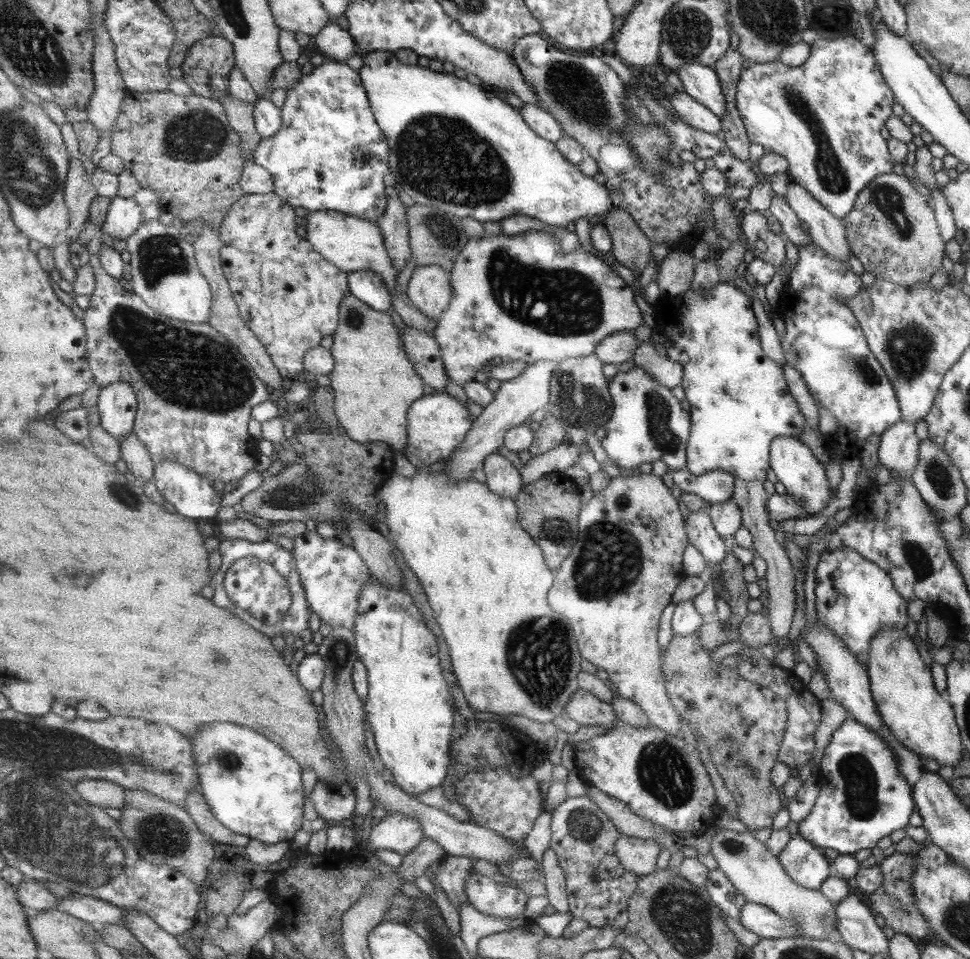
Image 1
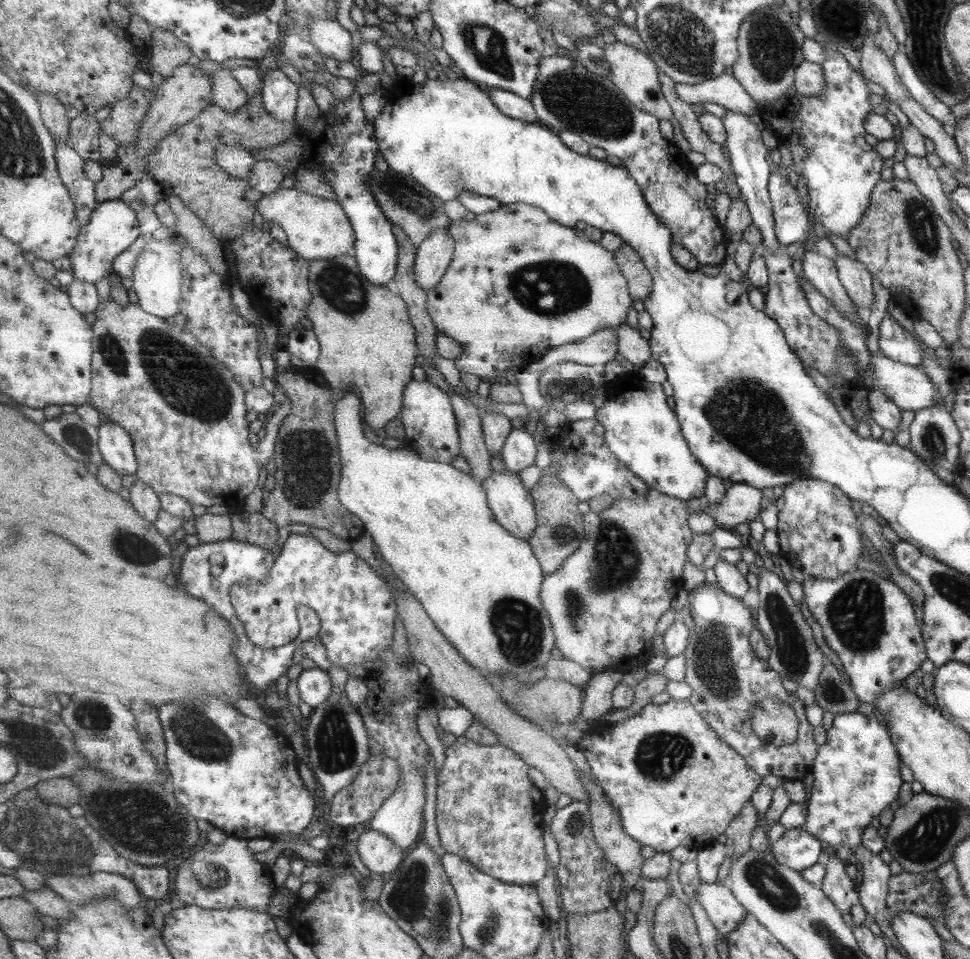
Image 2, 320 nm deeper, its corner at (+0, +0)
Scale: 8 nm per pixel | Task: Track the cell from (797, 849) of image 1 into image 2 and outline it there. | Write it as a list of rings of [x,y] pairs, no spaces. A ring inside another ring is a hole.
[[[797,827],[785,829],[769,850],[777,863],[802,871],[817,862],[817,856],[821,854],[821,842],[803,827]]]

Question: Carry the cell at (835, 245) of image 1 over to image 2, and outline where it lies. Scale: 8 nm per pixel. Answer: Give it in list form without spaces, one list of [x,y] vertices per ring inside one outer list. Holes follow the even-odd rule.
[[[838,252],[833,262],[836,266],[837,276],[841,286],[846,290],[847,296],[861,311],[867,312],[873,302],[873,289],[871,289],[872,276],[859,262],[843,257]]]

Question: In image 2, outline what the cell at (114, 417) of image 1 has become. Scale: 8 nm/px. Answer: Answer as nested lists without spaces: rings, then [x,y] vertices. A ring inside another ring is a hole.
[[[105,421],[99,430],[99,448],[104,462],[121,476],[136,474],[139,466],[132,435],[116,422]]]

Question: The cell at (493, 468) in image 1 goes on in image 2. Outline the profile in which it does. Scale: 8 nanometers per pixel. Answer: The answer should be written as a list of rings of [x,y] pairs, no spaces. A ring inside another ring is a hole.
[[[490,469],[490,475],[481,485],[496,521],[509,535],[528,542],[536,530],[535,504],[532,498],[527,498],[525,488],[519,484],[515,473]]]

